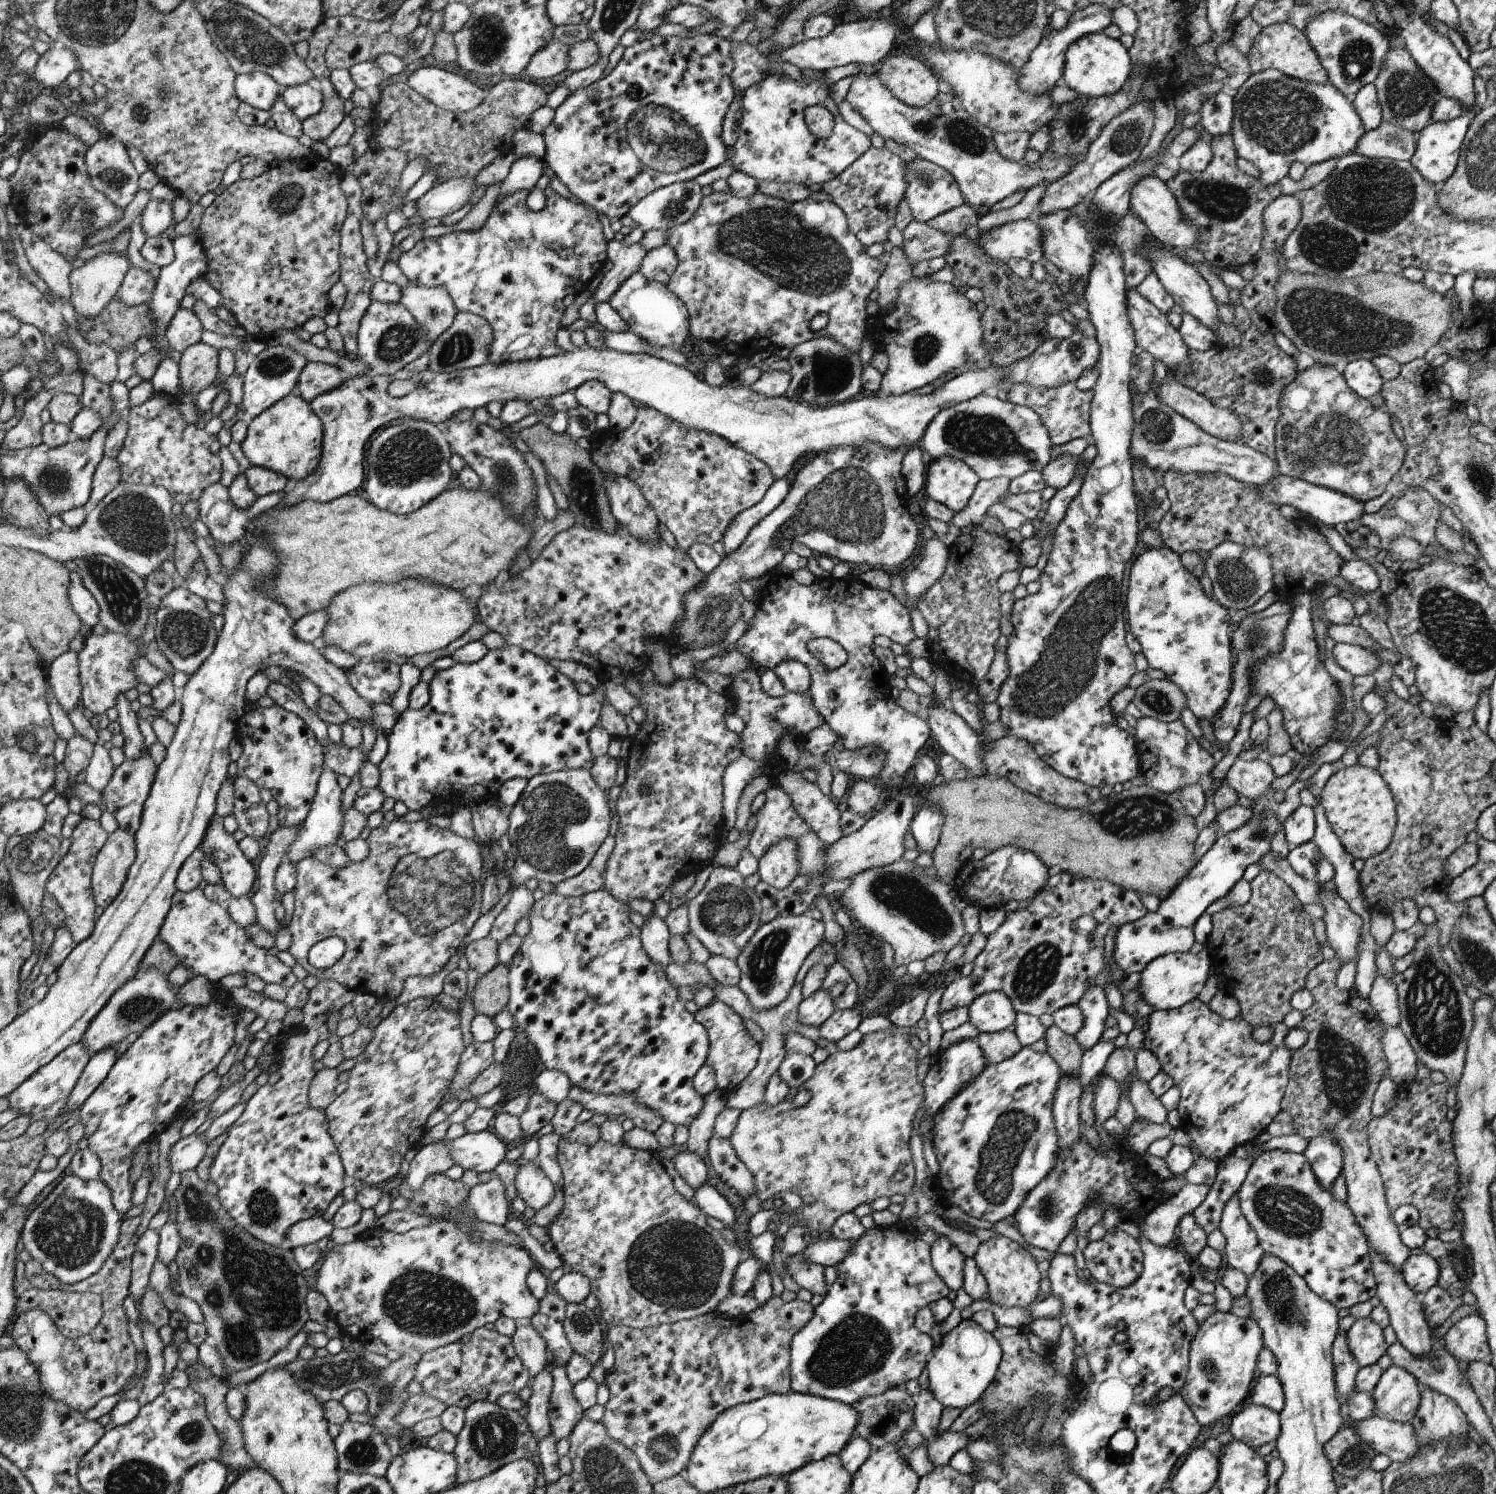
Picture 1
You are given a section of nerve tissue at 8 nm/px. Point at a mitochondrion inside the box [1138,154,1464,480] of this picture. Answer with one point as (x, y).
(1362, 199)

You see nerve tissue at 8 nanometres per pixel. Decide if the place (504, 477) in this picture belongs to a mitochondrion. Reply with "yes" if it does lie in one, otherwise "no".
yes

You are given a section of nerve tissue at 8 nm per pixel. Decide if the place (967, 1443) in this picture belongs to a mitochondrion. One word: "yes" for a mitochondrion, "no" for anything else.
no

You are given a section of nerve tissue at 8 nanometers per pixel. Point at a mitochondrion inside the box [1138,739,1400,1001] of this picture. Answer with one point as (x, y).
(1258, 831)

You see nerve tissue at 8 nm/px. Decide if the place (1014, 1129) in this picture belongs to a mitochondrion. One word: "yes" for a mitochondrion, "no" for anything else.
yes

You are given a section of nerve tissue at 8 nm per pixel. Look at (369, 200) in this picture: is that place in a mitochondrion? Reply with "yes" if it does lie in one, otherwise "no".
no

